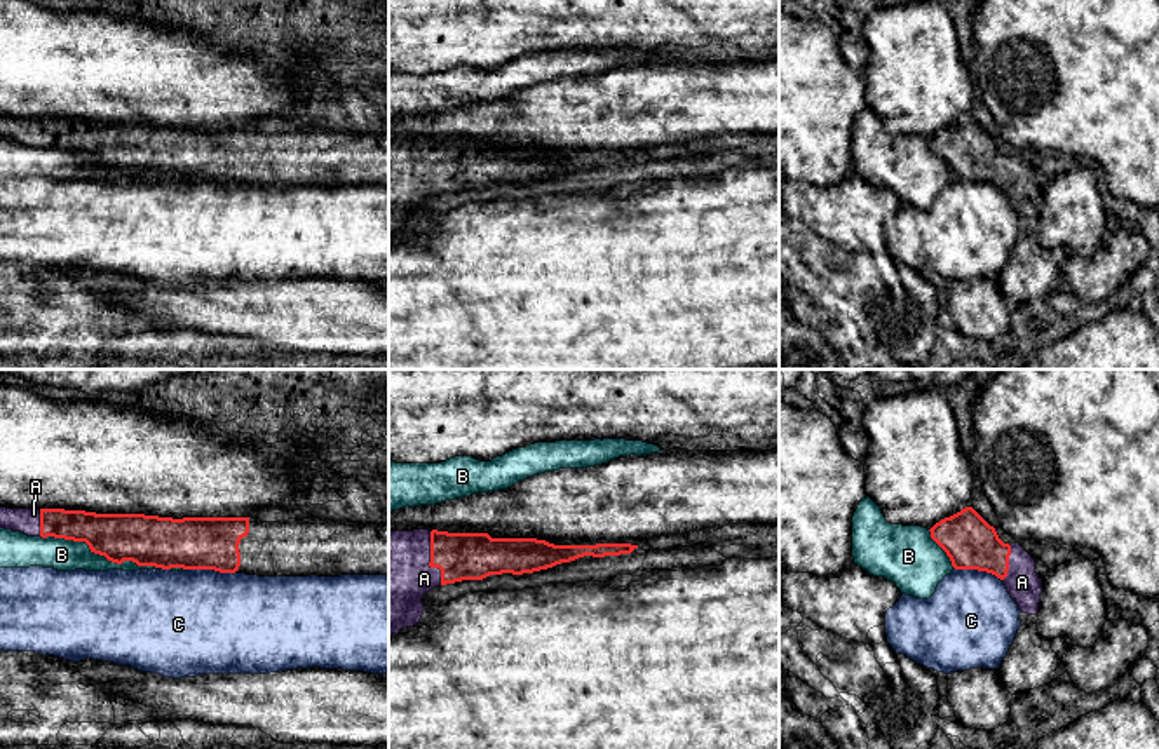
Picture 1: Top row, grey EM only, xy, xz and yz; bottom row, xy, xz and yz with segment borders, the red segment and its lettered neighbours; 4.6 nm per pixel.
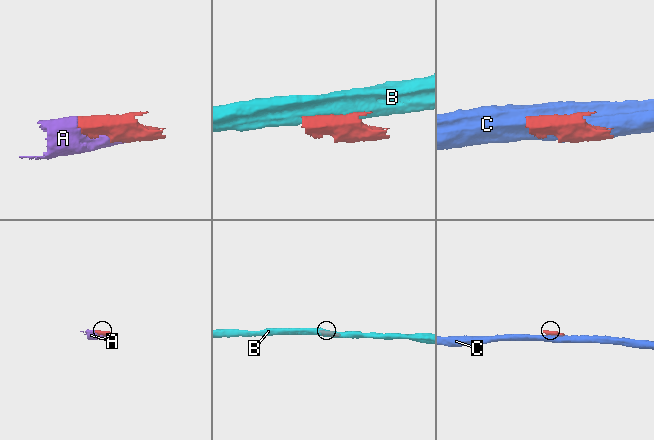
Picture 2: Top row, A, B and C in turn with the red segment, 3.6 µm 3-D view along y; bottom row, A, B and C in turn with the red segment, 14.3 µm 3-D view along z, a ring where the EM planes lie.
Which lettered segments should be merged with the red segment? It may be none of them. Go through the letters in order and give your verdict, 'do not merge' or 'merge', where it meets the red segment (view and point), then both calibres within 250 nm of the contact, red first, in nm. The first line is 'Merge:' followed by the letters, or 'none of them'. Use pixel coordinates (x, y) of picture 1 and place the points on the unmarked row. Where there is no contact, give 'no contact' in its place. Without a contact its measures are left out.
Merge: A
A: merge | xz (431, 171) | 220/380 nm
B: do not merge | xy (101, 164) | 240/150 nm
C: do not merge | xy (211, 178) | 240/480 nm

